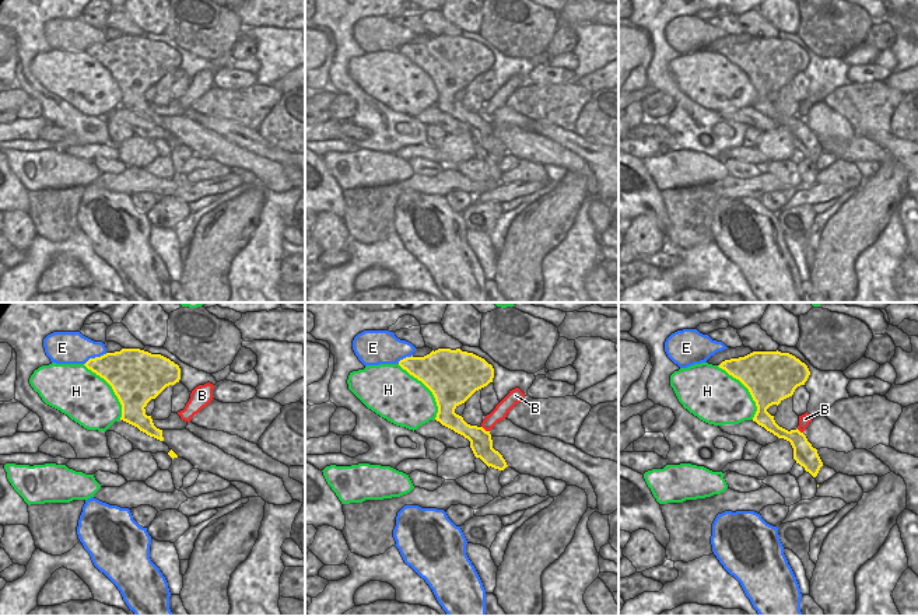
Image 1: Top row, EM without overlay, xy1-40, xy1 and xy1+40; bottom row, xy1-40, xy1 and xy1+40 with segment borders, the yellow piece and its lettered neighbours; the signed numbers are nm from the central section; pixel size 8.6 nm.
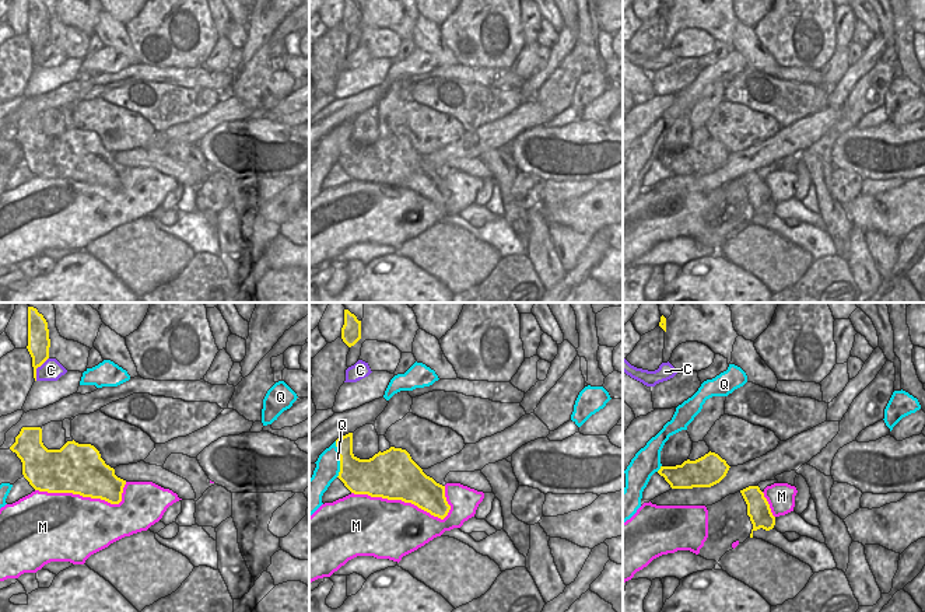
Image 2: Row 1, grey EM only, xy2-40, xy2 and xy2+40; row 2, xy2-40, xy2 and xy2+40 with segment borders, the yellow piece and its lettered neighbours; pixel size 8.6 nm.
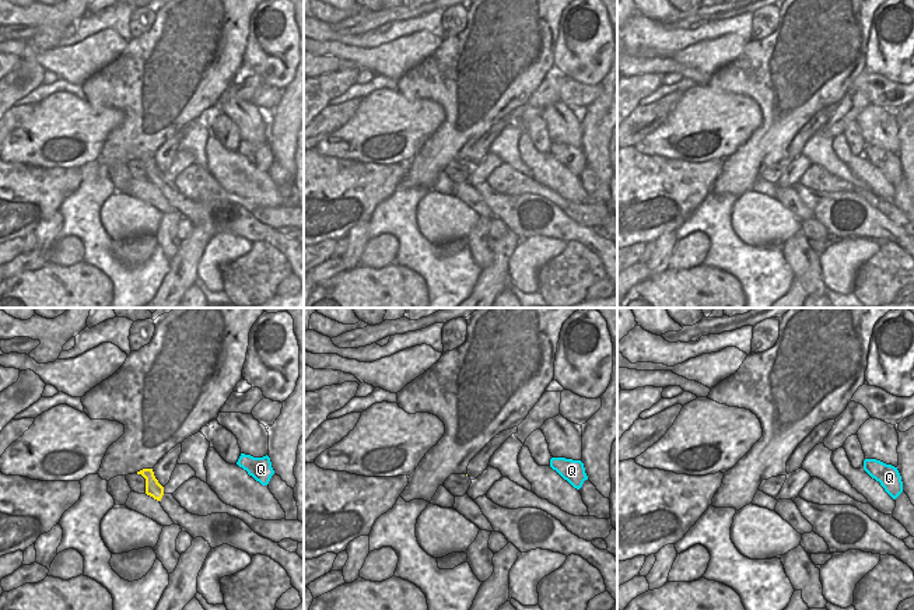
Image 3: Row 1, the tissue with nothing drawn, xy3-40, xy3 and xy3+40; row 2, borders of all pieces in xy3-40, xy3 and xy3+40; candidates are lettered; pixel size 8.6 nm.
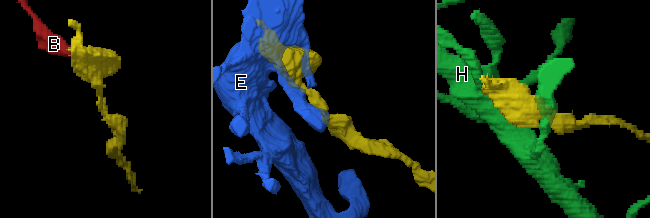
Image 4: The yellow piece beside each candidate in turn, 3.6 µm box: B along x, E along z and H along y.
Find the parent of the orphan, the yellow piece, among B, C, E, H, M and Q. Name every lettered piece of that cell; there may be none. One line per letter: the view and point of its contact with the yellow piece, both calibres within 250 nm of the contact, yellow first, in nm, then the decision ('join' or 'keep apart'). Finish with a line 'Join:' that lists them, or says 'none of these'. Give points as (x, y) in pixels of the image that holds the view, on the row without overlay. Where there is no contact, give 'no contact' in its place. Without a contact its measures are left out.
B: xy1 (484, 116) | 190/120 nm | keep apart
C: xy2-40 (37, 53) | 190/190 nm | keep apart
E: xy1-40 (95, 44) | 320/280 nm | keep apart
H: xy1-40 (112, 74) | 460/440 nm | keep apart
M: xy2 (402, 186) | 420/480 nm | keep apart
Q: xy2 (340, 146) | 320/220 nm | keep apart
Join: none of these

